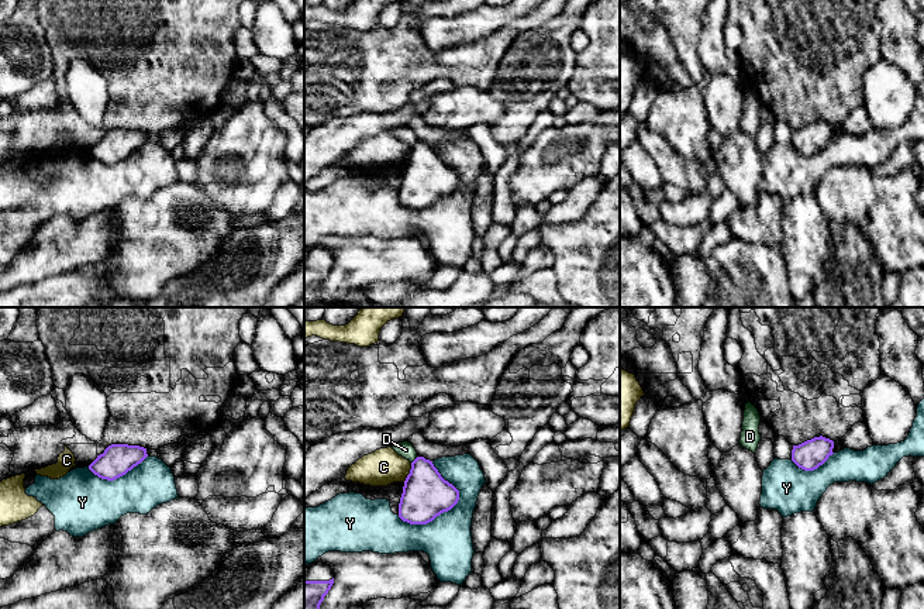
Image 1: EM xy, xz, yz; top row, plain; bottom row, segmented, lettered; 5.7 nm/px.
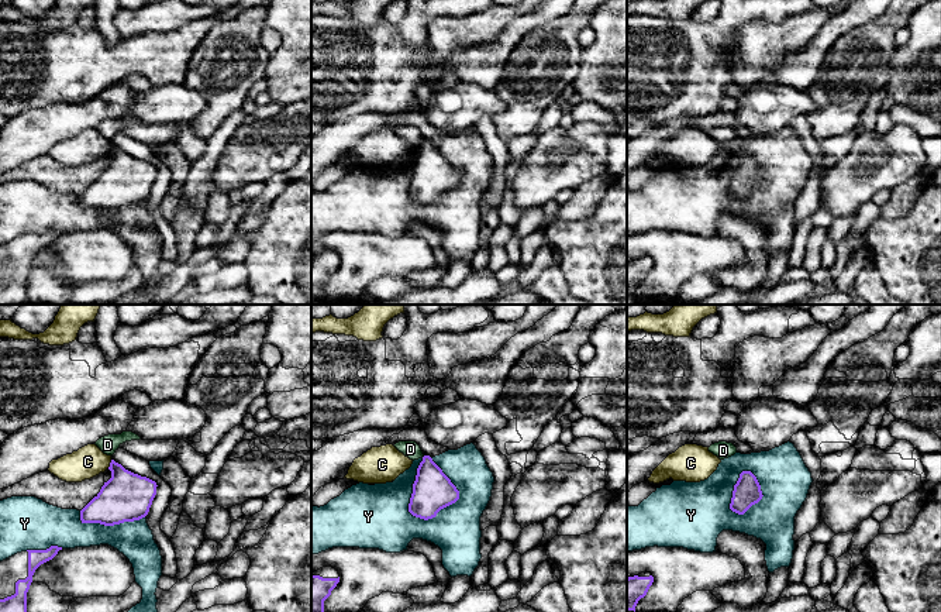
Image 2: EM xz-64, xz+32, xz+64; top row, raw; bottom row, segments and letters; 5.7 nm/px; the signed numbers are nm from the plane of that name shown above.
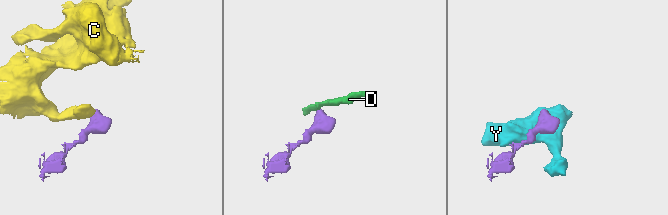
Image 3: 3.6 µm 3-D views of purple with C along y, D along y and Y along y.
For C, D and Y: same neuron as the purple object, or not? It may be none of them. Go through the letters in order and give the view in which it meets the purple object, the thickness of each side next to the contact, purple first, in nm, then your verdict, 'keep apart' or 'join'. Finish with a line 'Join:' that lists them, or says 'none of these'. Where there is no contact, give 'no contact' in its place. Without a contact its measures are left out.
C: contact in xz; calibres 280 and 200 nm; keep apart
D: contact in xz; calibres 280 and 90 nm; keep apart
Y: contact in xz; calibres 280 and 280 nm; keep apart
Join: none of these

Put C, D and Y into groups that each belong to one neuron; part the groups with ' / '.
C / D / Y

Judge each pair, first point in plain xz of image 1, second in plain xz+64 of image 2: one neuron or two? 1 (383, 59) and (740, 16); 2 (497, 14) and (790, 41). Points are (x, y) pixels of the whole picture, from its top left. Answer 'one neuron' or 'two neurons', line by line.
1: one neuron
2: one neuron

